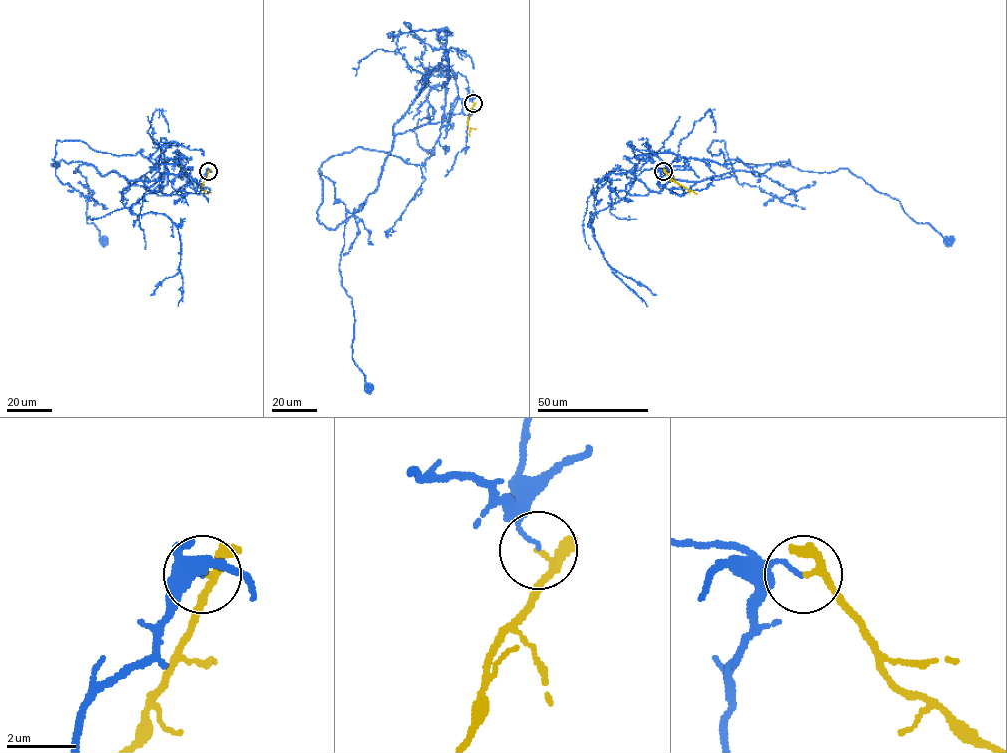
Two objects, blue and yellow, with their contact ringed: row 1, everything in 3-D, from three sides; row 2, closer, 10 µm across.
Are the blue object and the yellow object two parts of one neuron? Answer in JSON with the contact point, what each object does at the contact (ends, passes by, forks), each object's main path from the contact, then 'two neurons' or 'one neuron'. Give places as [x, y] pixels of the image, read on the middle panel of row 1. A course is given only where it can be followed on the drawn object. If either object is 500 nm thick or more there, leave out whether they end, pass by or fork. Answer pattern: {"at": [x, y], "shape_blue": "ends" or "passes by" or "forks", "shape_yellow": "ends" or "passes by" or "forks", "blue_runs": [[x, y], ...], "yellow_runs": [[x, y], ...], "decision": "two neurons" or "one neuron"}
{"at": [473, 103], "shape_blue": "ends", "shape_yellow": "passes by", "blue_runs": [[473, 103], [398, 133], [378, 187], [345, 225], [339, 273], [369, 388]], "yellow_runs": [[473, 103], [468, 116], [469, 136]], "decision": "two neurons"}

